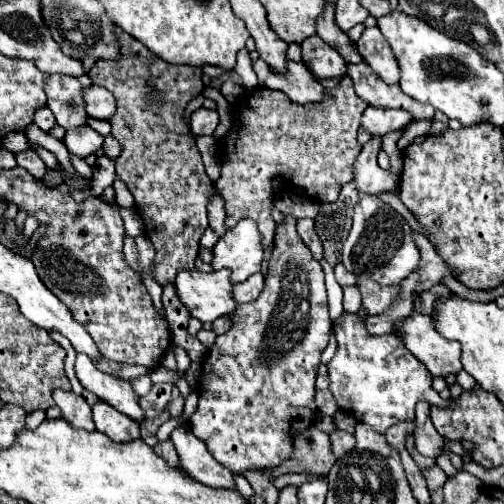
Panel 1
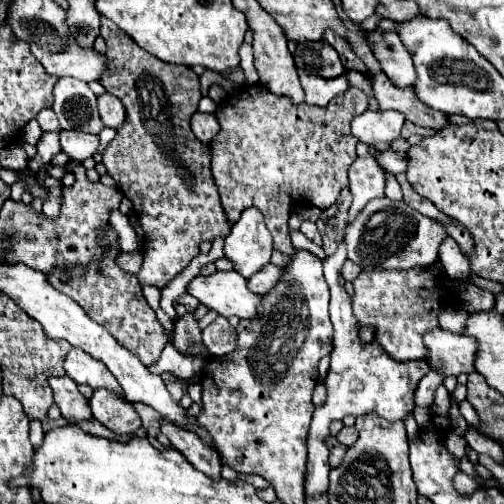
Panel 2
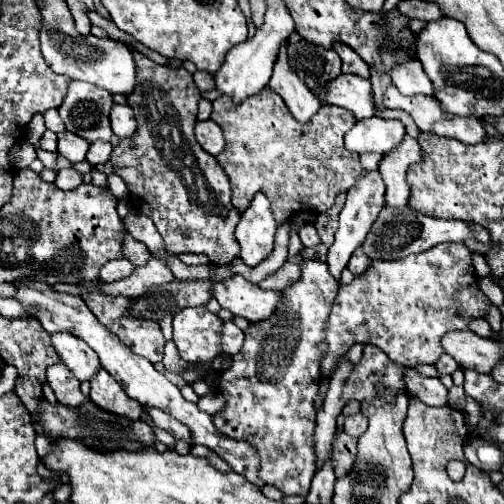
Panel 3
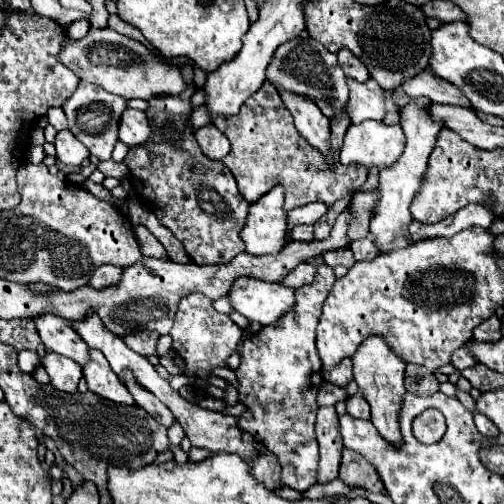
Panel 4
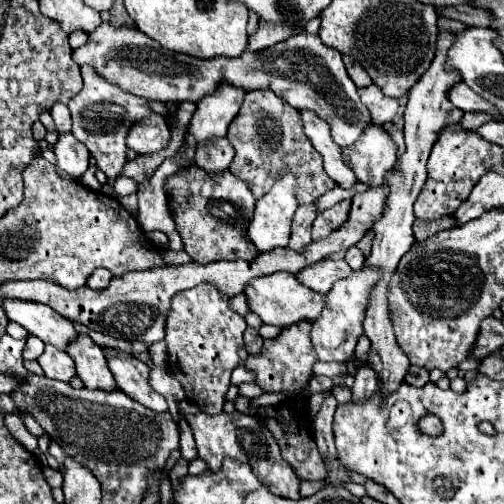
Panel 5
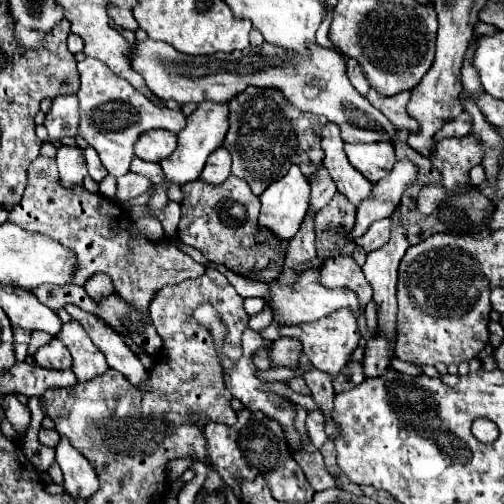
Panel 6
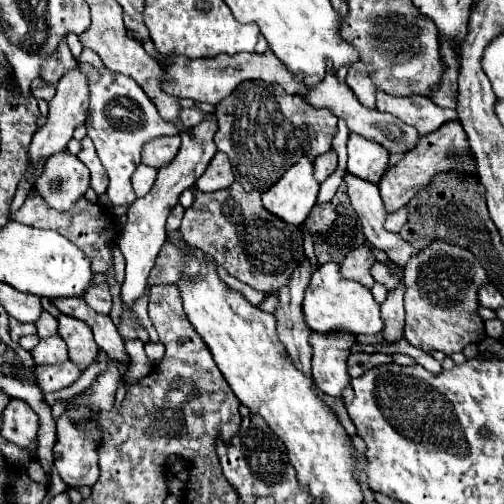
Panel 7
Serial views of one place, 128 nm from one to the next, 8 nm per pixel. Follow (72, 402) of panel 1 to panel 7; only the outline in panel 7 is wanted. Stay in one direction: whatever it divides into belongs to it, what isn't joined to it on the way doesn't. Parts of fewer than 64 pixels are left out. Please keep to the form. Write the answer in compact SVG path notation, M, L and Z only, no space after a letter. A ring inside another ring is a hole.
M58 334L40 338L40 342L36 344L36 348L30 354L36 364L62 364L68 360L66 344Z

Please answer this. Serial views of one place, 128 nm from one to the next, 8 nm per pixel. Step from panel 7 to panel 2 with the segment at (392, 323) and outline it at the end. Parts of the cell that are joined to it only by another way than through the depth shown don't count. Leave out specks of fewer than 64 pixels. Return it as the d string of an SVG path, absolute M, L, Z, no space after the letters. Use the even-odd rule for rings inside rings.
M344 426L336 438L338 438L342 444L352 446L352 444L358 440L358 434L356 434L356 428L354 428L354 426L350 426L350 428L348 428L348 426Z

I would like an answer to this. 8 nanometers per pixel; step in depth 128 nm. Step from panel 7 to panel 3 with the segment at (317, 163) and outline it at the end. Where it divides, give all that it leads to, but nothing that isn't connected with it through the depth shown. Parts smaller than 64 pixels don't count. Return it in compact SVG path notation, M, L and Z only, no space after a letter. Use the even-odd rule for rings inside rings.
M304 224L304 226L300 226L298 236L300 236L300 240L302 240L304 246L316 246L316 244L320 244L320 236L316 234L314 224Z

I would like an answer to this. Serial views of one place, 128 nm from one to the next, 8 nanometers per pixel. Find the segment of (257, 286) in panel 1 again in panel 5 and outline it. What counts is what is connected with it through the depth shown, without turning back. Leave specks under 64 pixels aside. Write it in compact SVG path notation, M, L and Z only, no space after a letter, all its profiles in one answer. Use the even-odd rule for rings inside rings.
M326 258L310 268L304 268L296 276L304 286L308 286L320 294L328 294L328 290L332 288L332 284L336 280L348 278L350 274L352 274L352 268L342 258L338 258L338 260Z

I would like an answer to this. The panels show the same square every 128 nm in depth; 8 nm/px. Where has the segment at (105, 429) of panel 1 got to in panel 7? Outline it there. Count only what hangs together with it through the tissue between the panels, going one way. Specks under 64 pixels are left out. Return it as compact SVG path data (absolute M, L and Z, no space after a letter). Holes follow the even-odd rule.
M60 314L58 316L58 334L68 344L70 360L76 362L82 370L88 368L88 364L96 358L98 346L92 336L92 328L88 328L82 320L74 320L72 316Z

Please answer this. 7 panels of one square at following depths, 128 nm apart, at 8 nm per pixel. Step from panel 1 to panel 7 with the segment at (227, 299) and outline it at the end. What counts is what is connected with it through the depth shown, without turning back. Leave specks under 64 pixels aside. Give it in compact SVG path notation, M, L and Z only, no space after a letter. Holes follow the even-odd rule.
M328 262L312 274L302 308L306 324L316 332L346 330L352 334L378 334L384 330L380 304L374 300L370 288L364 288L360 282L340 276L340 264L336 262Z

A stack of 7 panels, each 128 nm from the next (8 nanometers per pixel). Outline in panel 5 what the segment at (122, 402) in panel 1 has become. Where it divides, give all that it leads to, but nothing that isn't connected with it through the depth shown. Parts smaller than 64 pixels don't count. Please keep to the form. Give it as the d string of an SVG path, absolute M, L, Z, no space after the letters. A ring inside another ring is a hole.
M4 298L2 308L4 308L8 320L18 322L24 330L28 330L28 334L38 336L46 344L58 346L60 350L66 350L68 342L76 336L76 330L70 324L70 320L60 316L46 304Z

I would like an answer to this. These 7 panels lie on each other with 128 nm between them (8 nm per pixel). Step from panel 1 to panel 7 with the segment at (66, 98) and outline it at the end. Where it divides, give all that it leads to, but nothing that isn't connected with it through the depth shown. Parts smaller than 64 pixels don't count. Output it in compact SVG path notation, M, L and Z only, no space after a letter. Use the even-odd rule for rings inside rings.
M84 64L82 70L90 80L90 108L86 116L88 136L92 138L98 158L110 176L108 200L112 206L130 206L136 200L132 190L132 174L140 164L140 152L148 140L158 136L178 134L178 128L160 118L152 100L132 78L120 78L120 74L100 74L90 64ZM196 106L182 109L182 112L180 112L180 118L182 118L184 126L188 126L188 128L200 124L206 116L208 114L201 111L200 108L196 108Z

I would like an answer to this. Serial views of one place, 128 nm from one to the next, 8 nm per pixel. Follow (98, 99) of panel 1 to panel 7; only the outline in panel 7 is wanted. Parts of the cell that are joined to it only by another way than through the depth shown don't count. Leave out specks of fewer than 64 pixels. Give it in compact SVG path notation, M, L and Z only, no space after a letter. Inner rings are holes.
M162 136L156 140L150 140L142 150L142 164L152 168L162 168L170 164L180 148L180 136Z

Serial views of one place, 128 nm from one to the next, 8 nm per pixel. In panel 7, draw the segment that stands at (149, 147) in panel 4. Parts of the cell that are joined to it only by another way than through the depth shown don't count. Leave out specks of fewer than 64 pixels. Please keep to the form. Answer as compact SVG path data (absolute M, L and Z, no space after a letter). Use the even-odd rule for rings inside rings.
M240 182L212 194L196 190L196 202L186 210L180 230L190 246L210 254L230 276L266 294L284 288L292 272L304 262L302 228L266 212L260 192L244 192Z

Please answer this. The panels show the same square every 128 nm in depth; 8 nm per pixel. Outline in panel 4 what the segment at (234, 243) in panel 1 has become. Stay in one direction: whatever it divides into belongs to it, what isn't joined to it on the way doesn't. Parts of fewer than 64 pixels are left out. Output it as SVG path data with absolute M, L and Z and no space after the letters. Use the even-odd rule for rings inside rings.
M274 186L258 202L254 202L250 206L246 226L240 232L246 242L246 252L252 256L280 252L286 244L286 214L282 186Z

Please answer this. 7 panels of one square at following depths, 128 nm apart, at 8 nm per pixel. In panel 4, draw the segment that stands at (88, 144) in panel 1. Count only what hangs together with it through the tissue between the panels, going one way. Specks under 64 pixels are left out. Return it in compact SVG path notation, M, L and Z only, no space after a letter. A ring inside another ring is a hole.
M70 130L58 132L54 146L56 146L56 158L68 166L80 166L90 156L88 148L78 138L74 138Z

